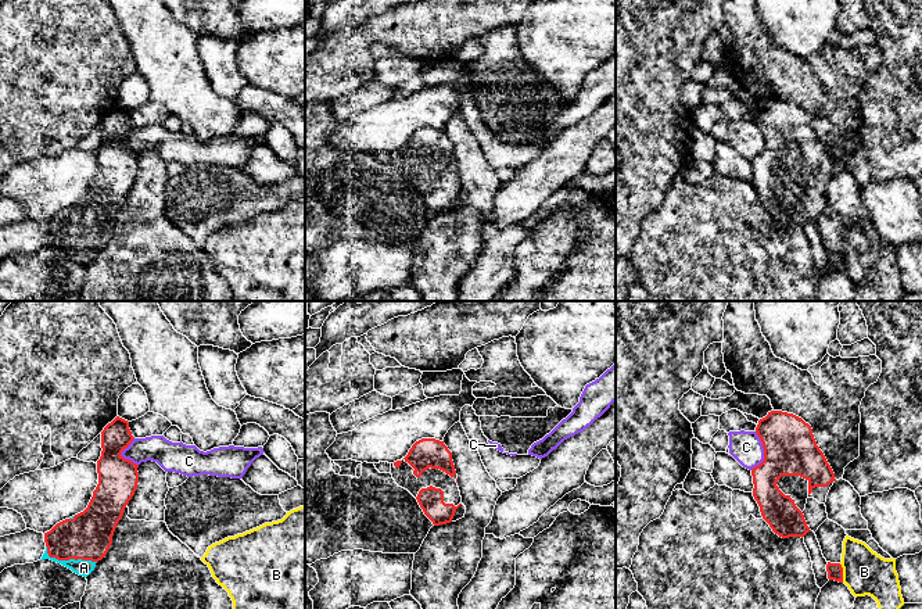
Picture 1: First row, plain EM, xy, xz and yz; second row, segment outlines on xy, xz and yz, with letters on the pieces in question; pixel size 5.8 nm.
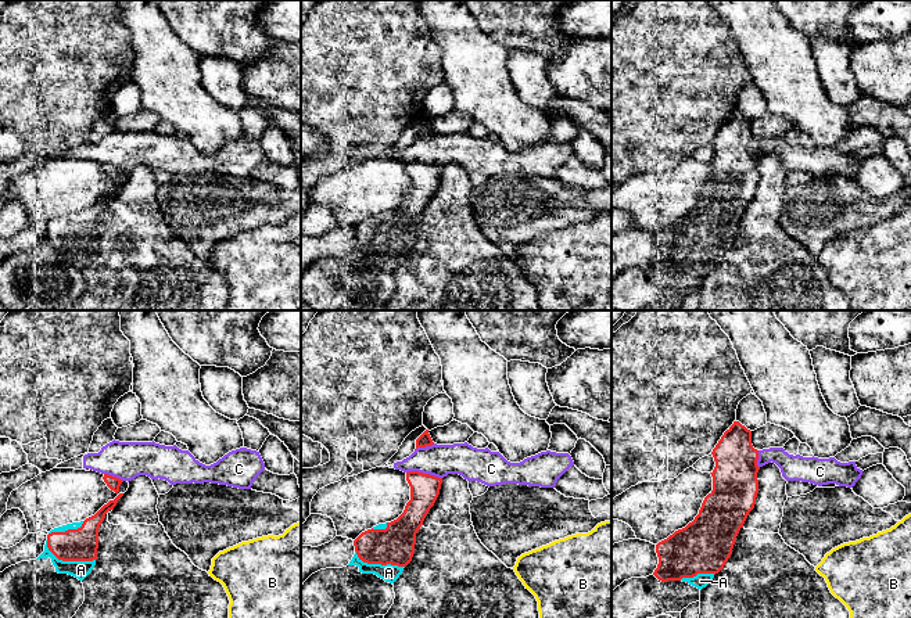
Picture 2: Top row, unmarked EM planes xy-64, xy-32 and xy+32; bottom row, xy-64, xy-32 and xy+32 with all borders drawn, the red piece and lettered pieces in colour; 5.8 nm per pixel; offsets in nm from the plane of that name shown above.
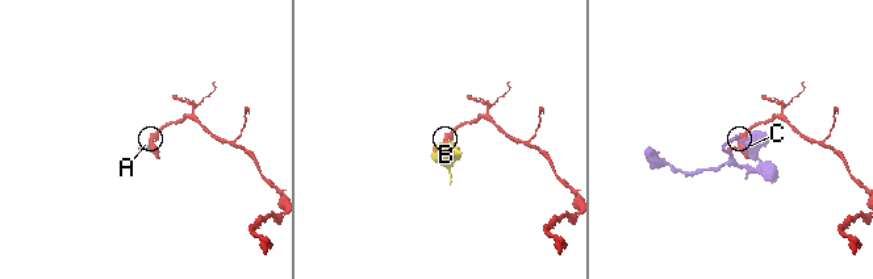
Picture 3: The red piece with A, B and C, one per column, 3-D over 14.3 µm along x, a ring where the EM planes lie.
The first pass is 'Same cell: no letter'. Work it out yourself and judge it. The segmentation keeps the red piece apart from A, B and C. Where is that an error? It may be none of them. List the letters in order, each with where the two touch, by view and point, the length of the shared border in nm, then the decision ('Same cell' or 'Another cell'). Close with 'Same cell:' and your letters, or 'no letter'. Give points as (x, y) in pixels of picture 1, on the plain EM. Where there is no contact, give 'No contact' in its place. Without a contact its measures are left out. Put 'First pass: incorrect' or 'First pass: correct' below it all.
A: Touches red at xy (68, 249). Shared border 320 nm. Same cell
B: Touches red at yz (842, 262). Shared border 110 nm. Another cell
C: Touches red at yz (764, 142). Shared border 220 nm. Another cell
Same cell: A
First pass: incorrect

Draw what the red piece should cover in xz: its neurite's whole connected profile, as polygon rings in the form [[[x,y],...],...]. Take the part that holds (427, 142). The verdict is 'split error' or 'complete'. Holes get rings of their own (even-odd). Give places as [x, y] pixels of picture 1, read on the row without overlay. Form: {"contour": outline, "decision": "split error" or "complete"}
{"contour": [[[435,128],[416,130],[405,147],[391,153],[391,164],[399,176],[408,179],[417,189],[424,204],[434,215],[452,211],[456,198],[462,194],[462,186],[452,141],[444,130]]], "decision": "split error"}

